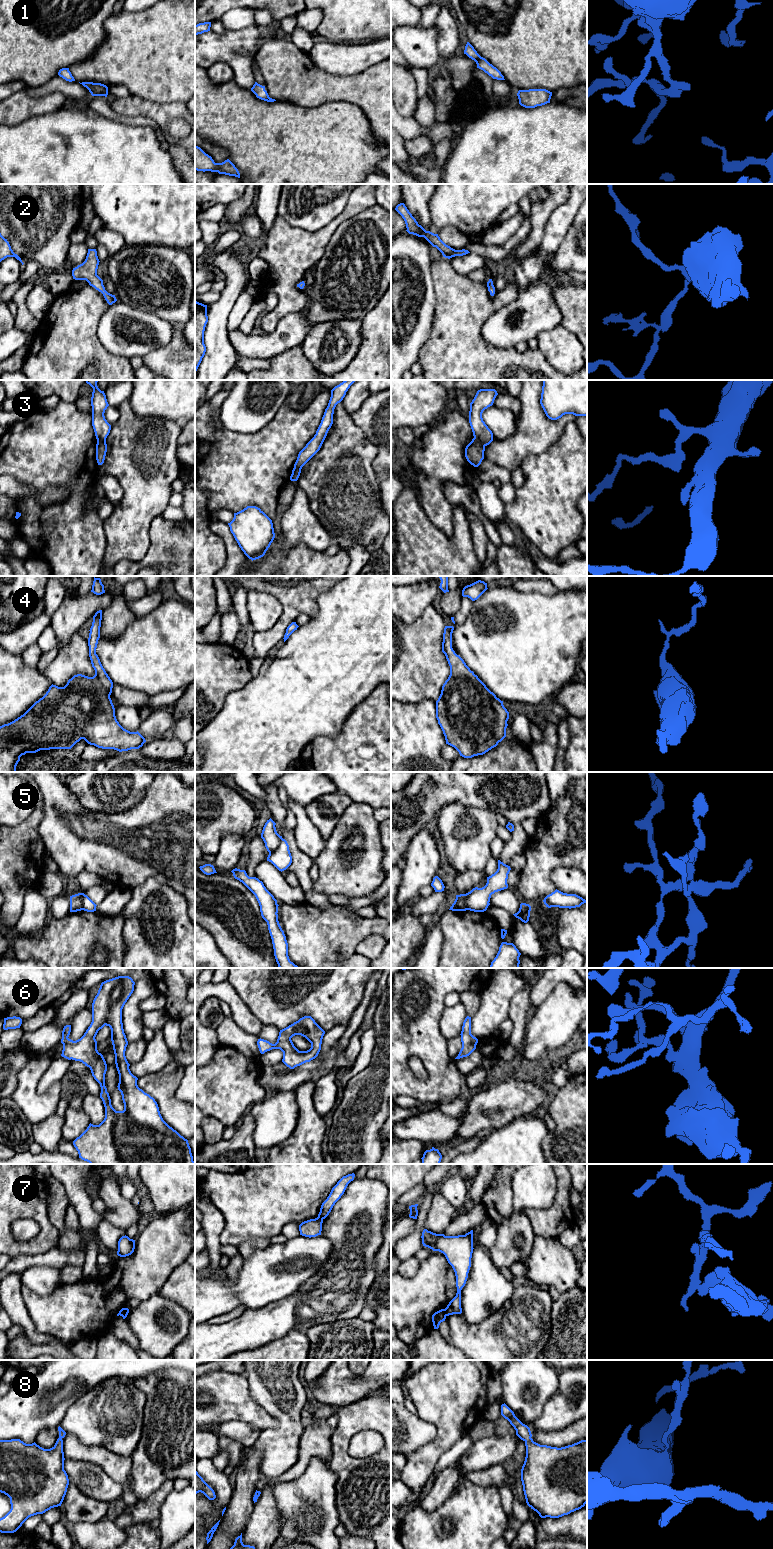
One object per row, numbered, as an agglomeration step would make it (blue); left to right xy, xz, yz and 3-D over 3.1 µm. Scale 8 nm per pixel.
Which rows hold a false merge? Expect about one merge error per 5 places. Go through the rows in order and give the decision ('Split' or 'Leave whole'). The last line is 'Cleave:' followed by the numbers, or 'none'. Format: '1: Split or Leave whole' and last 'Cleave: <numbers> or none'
1: Leave whole
2: Leave whole
3: Split
4: Leave whole
5: Split
6: Leave whole
7: Split
8: Leave whole
Cleave: 3, 5, 7

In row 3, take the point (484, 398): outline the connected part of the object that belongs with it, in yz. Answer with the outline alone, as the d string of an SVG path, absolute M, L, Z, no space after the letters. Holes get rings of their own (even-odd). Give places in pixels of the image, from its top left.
M480 389L470 403L469 423L474 438L480 441L483 446L487 446L493 441L493 433L483 421L482 413L493 405L497 395L495 389Z

